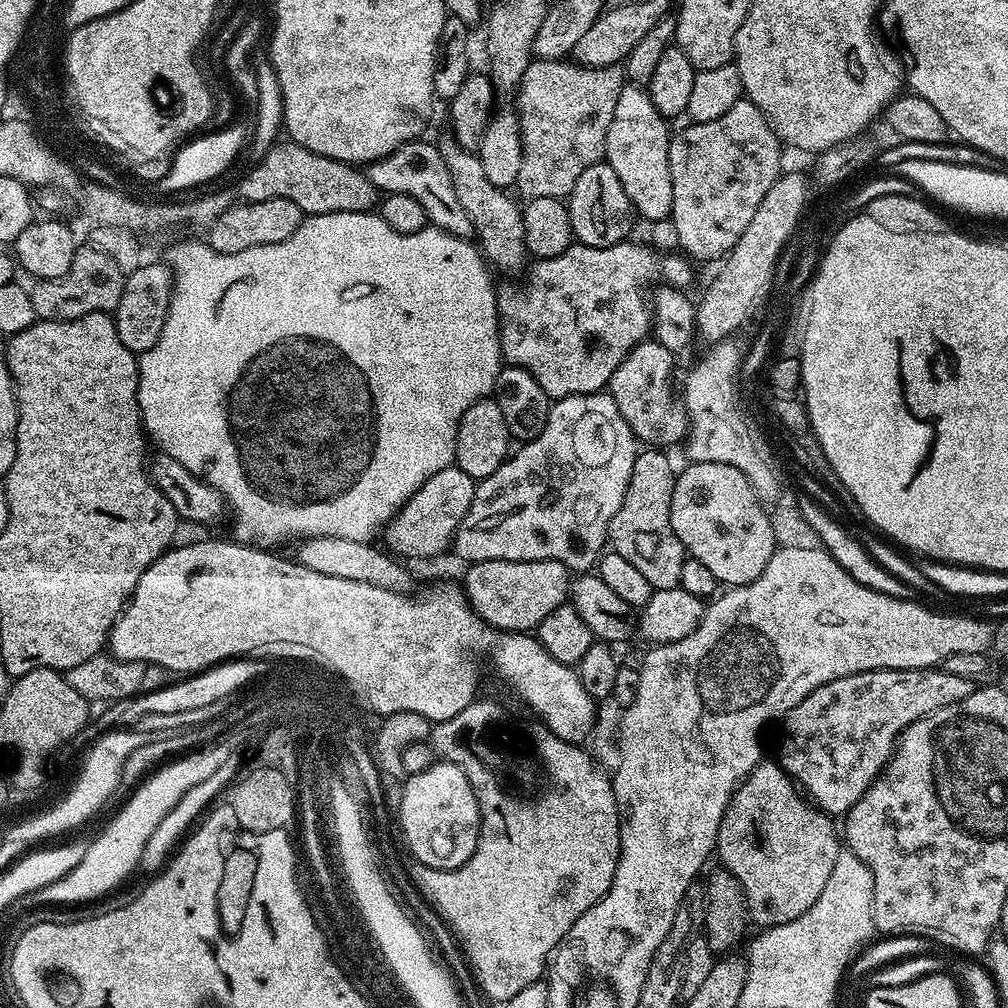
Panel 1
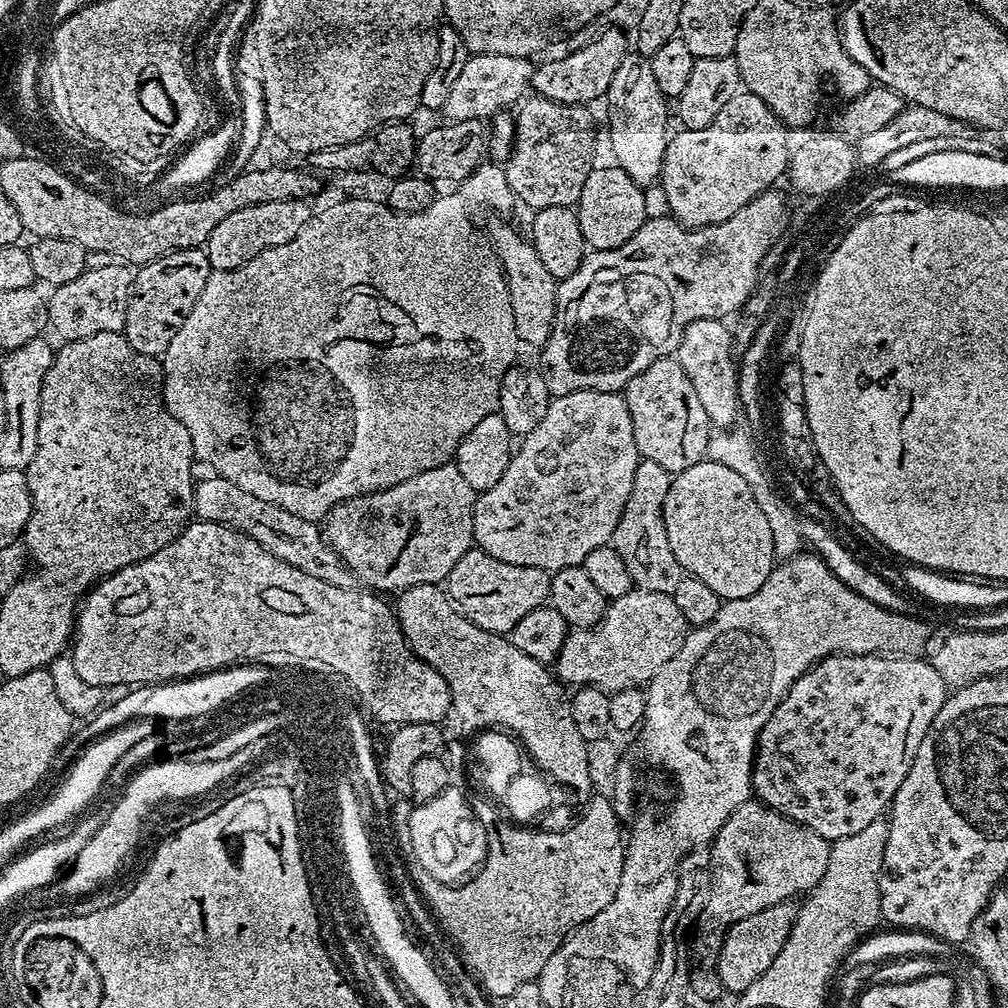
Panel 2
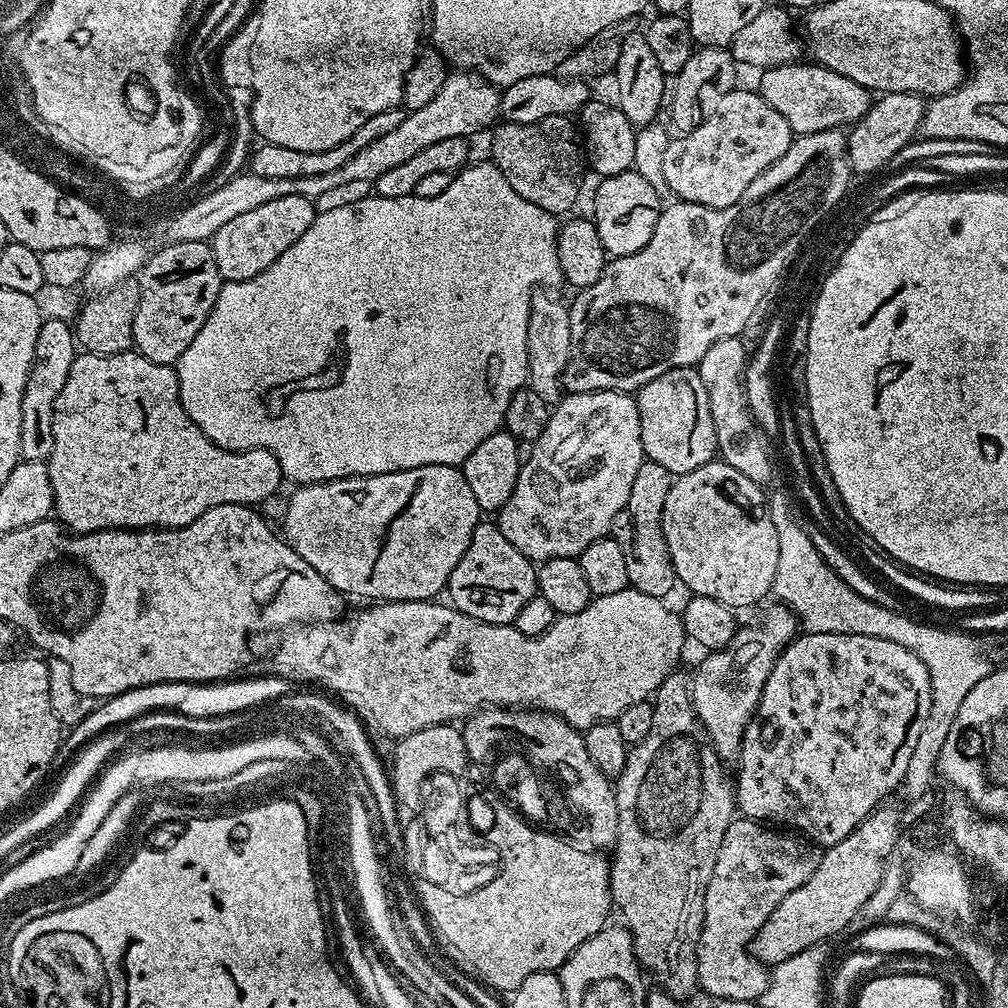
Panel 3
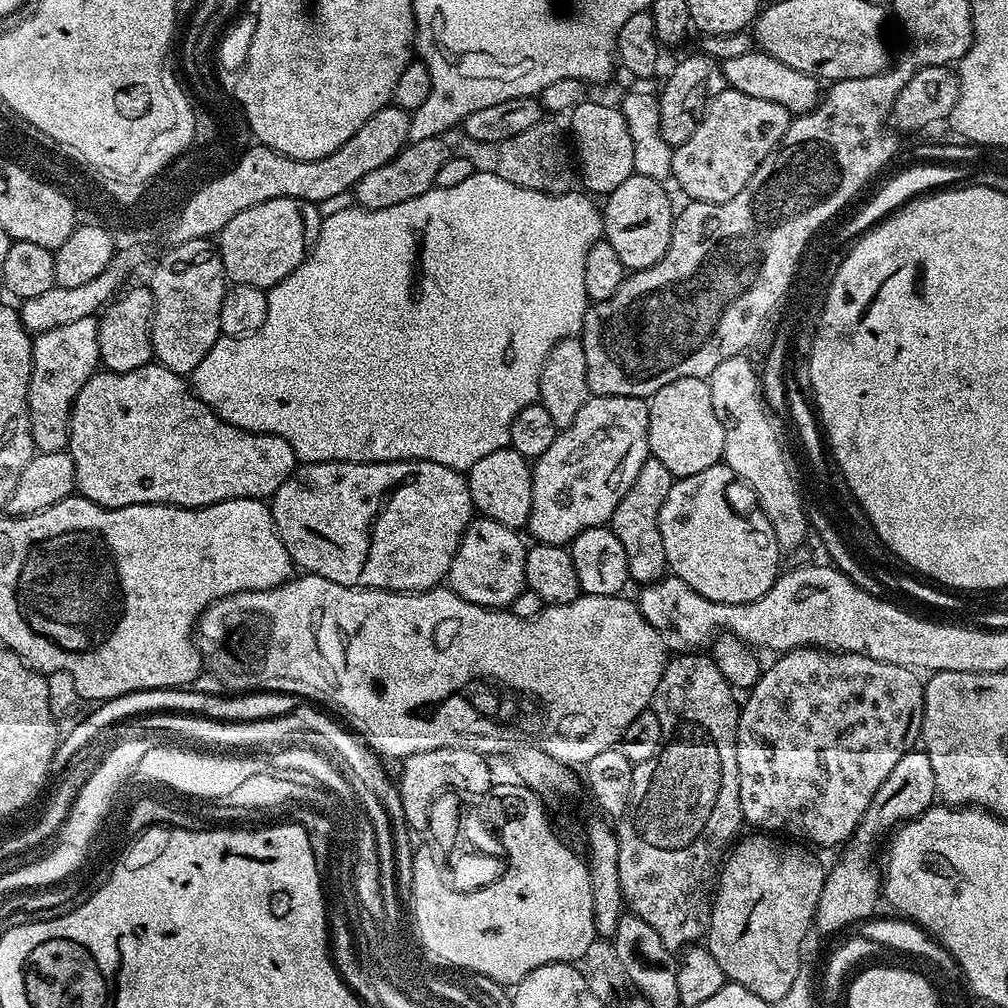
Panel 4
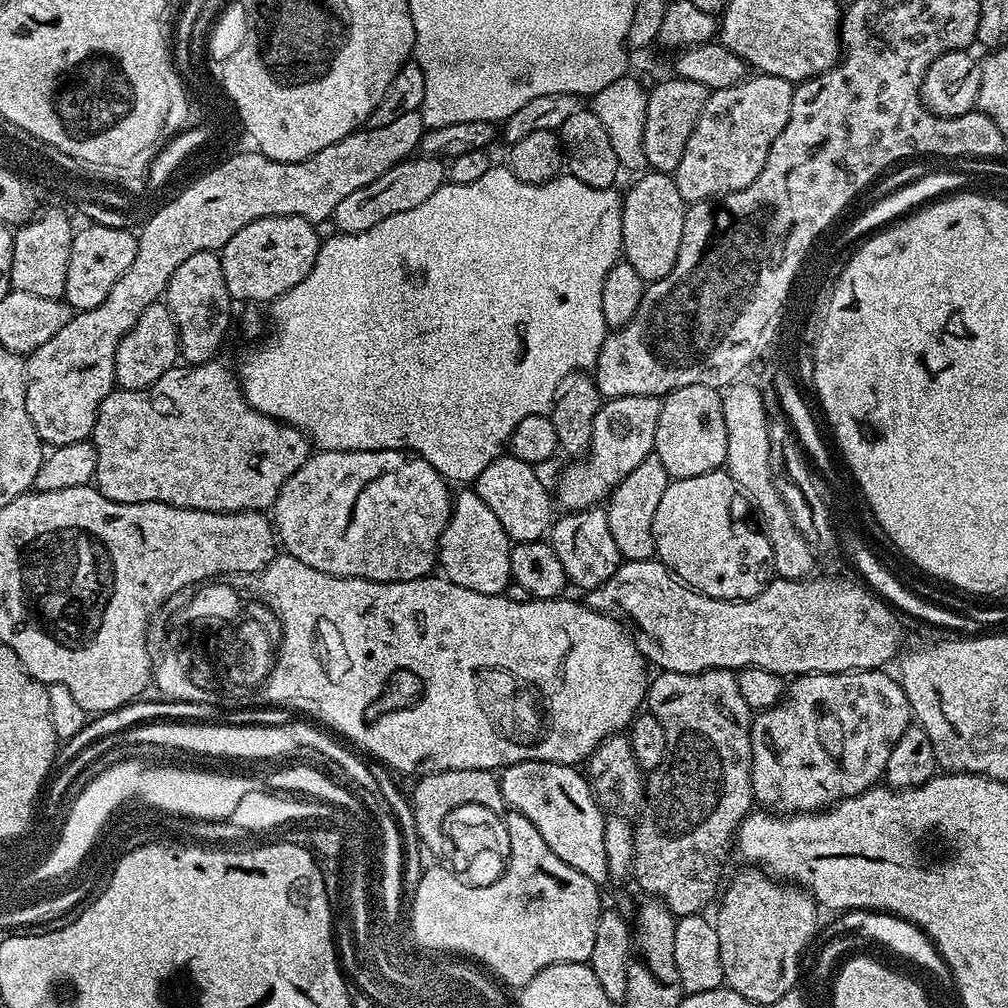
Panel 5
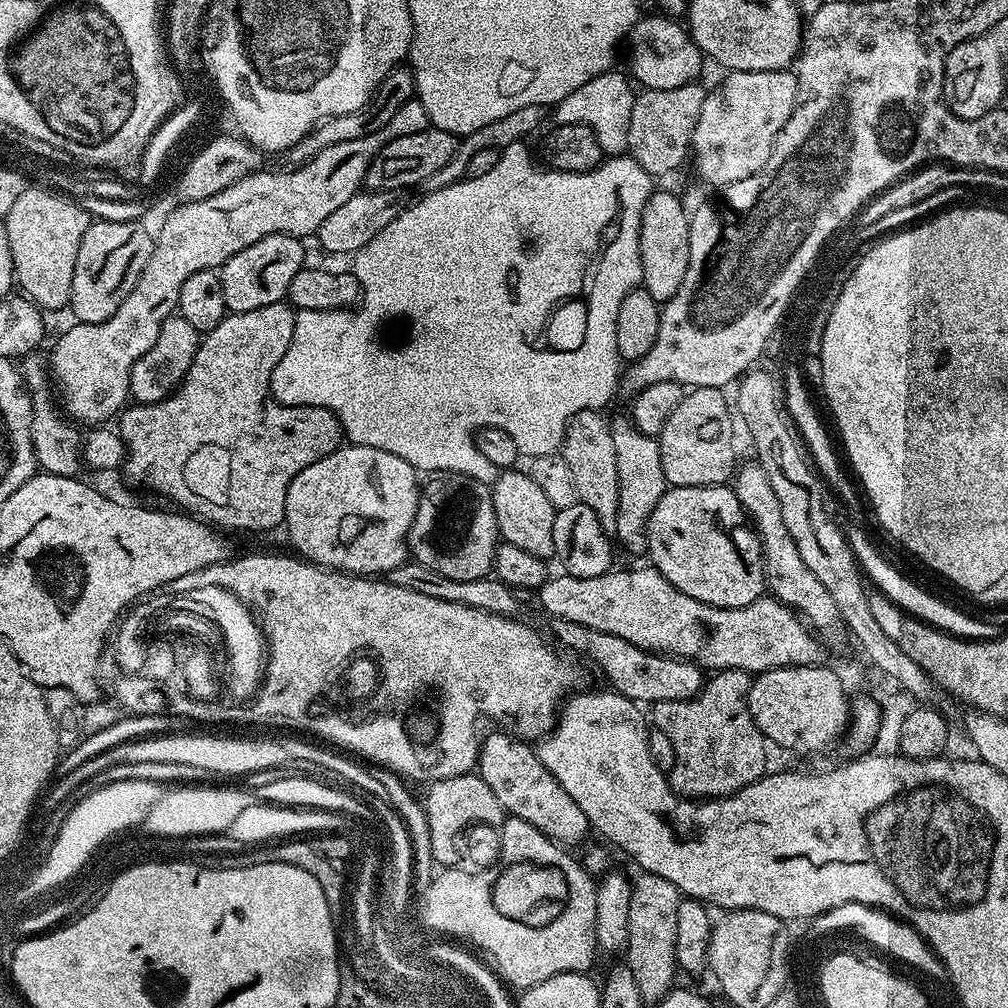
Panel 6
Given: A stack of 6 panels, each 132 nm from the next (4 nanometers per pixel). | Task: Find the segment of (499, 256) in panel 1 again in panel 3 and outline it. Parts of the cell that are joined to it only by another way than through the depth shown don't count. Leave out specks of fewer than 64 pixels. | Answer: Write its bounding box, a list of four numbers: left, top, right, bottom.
[526,290,572,404]

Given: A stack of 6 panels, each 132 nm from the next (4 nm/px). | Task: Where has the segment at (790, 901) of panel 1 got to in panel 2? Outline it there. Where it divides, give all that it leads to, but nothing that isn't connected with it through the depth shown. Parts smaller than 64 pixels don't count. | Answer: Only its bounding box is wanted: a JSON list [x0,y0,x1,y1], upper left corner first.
[688,798,831,1000]

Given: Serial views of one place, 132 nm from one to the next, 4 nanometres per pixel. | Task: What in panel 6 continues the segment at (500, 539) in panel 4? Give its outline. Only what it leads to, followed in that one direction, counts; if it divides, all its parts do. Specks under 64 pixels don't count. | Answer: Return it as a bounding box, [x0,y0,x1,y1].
[408,472,498,580]

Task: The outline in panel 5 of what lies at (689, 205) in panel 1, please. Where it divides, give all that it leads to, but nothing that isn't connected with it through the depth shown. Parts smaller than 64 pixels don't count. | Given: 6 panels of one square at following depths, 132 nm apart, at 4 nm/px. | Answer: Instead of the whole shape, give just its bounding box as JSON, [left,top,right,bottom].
[674,74,793,202]

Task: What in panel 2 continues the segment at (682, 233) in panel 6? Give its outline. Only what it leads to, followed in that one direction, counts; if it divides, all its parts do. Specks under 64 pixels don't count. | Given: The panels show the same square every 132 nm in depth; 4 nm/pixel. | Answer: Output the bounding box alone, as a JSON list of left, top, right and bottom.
[574,166,648,250]

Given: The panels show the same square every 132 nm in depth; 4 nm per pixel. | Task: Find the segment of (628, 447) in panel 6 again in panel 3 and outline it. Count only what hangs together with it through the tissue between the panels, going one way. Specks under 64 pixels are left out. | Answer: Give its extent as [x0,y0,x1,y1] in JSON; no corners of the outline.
[610,459,678,598]

